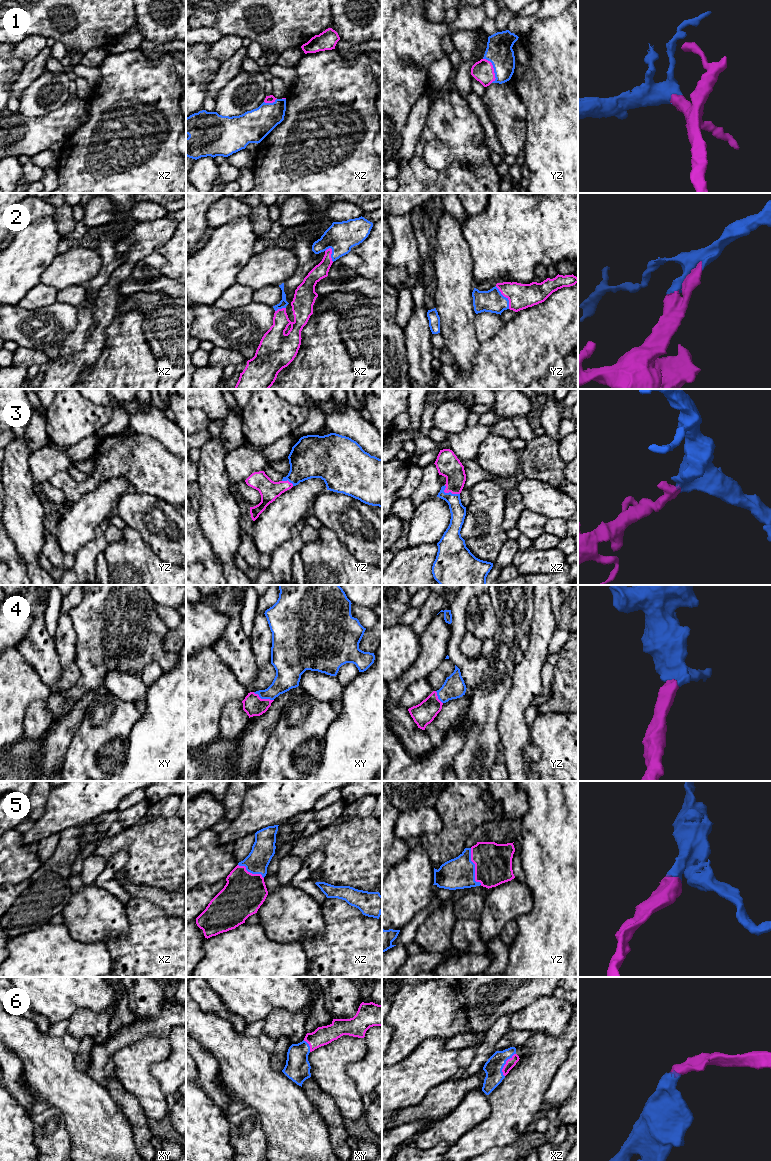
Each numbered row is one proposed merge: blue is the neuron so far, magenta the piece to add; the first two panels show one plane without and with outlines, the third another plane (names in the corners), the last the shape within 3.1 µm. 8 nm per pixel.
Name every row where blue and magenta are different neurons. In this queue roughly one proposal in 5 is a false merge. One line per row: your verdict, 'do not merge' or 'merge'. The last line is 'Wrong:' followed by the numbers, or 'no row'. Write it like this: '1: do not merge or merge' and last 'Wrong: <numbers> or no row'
1: merge
2: merge
3: merge
4: merge
5: merge
6: merge
Wrong: no row

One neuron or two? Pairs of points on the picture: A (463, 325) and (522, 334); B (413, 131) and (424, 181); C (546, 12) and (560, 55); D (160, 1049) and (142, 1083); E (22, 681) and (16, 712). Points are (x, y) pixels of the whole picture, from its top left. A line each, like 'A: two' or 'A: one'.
A: two
B: two
C: two
D: one
E: one

